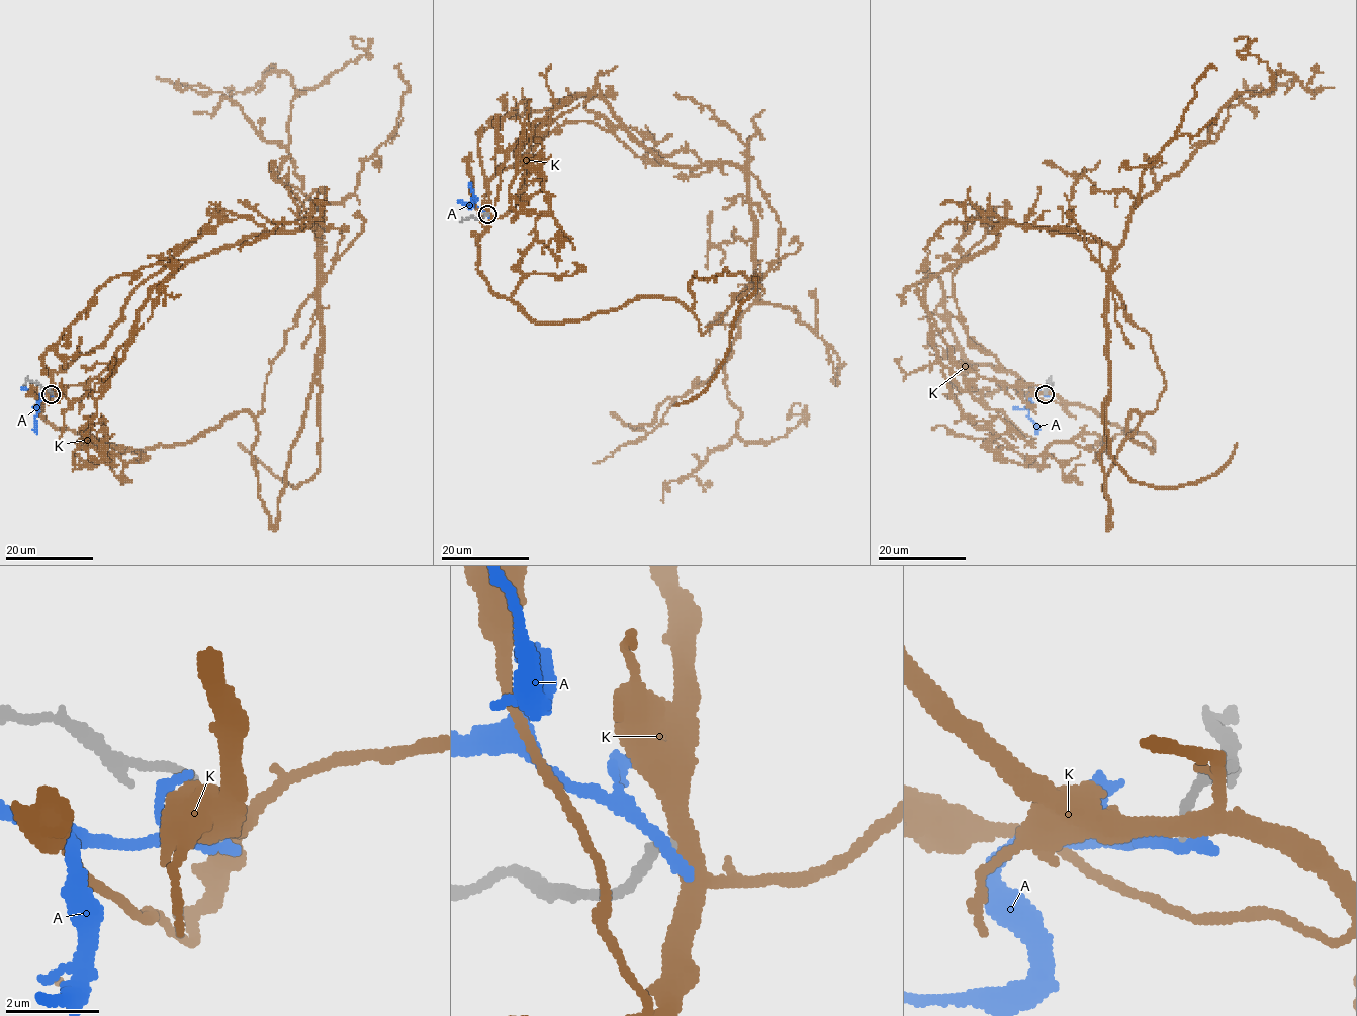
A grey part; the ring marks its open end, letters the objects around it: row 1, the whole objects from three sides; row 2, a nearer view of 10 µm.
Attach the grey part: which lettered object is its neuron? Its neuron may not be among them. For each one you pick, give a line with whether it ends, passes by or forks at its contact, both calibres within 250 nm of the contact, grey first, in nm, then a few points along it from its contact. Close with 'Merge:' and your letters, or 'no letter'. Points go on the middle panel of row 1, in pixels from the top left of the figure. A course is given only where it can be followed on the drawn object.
Merge: no letter

